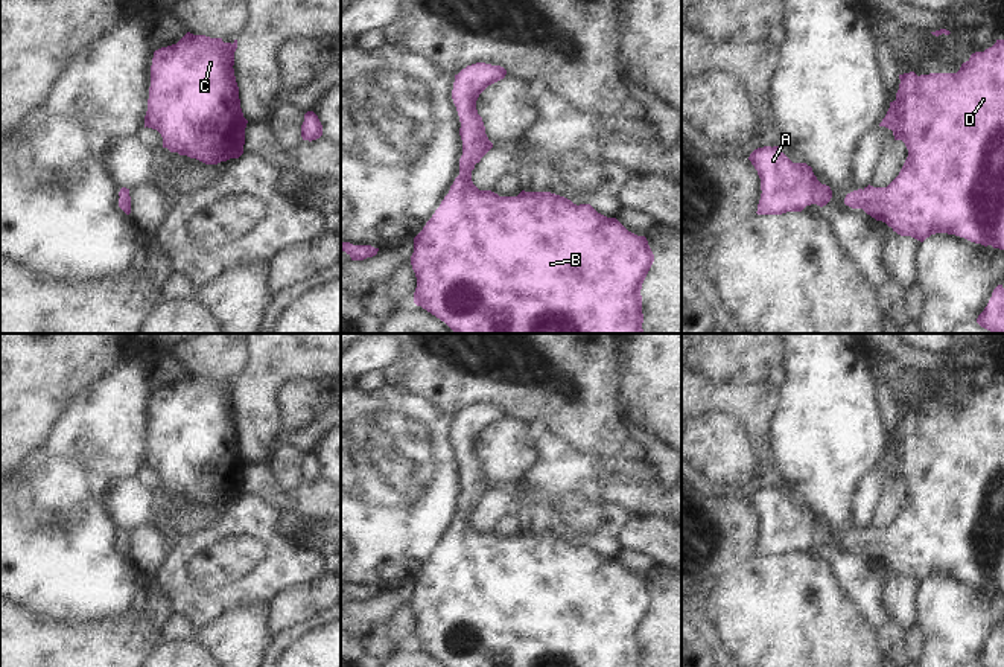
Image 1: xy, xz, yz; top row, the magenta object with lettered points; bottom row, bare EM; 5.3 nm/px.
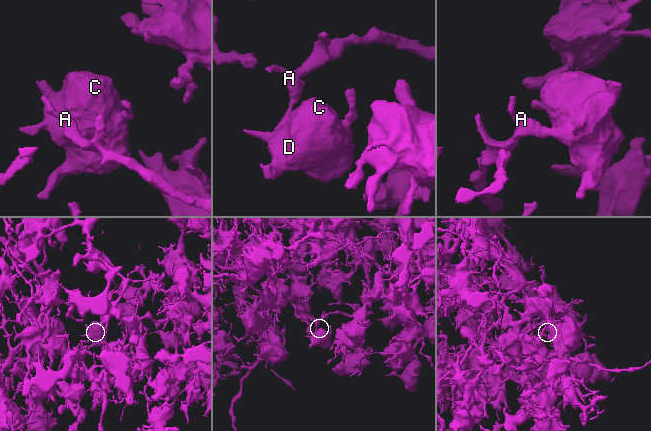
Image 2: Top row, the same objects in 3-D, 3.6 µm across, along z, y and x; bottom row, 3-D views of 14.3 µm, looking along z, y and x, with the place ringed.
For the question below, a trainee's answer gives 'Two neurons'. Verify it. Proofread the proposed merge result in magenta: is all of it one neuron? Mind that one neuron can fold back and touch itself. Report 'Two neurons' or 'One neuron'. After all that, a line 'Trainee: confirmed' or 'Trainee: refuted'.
One neuron.
Trainee: refuted

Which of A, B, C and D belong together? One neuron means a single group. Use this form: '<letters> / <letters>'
A B C D

